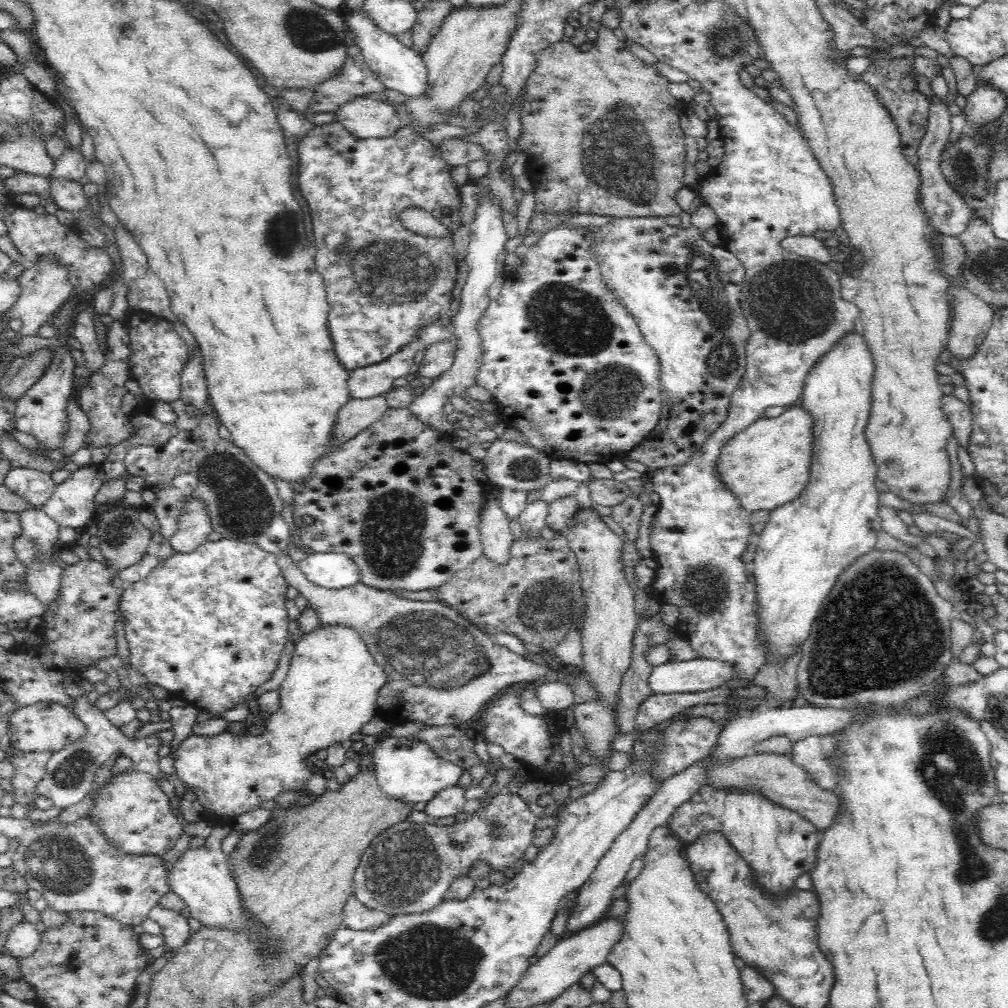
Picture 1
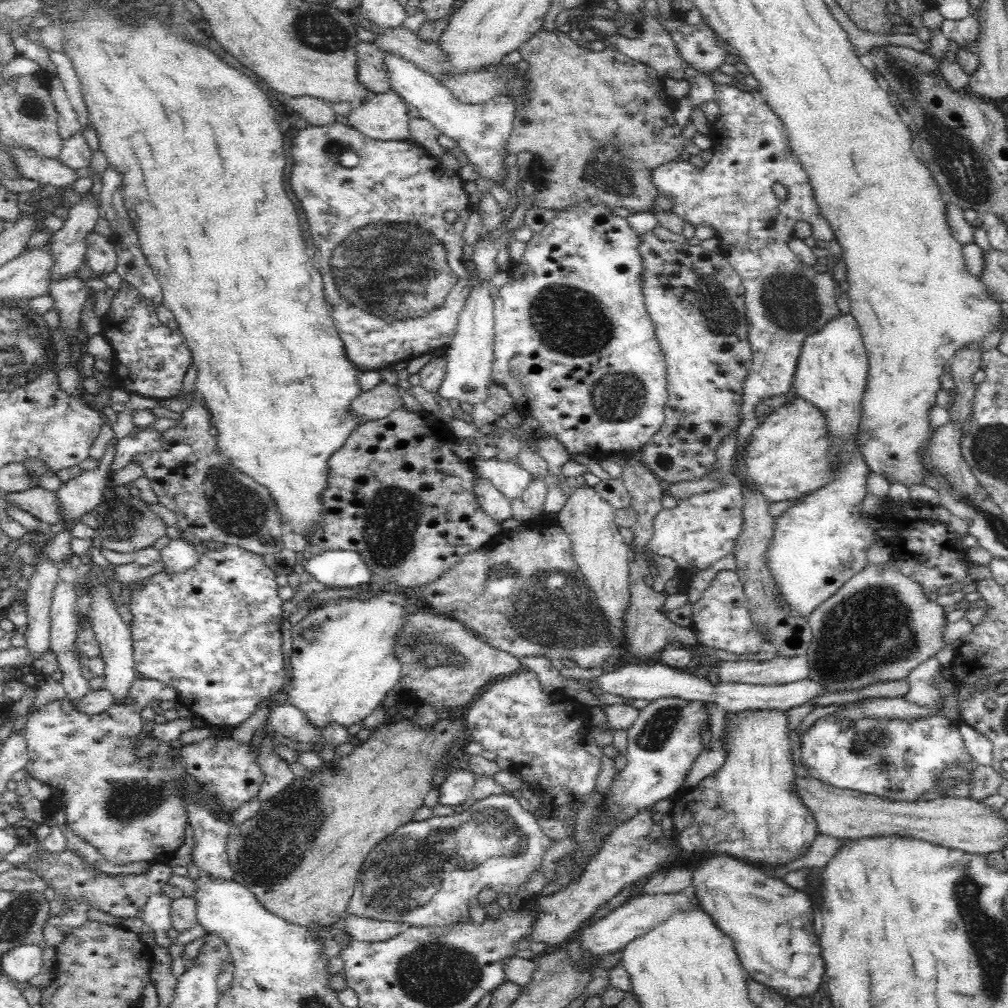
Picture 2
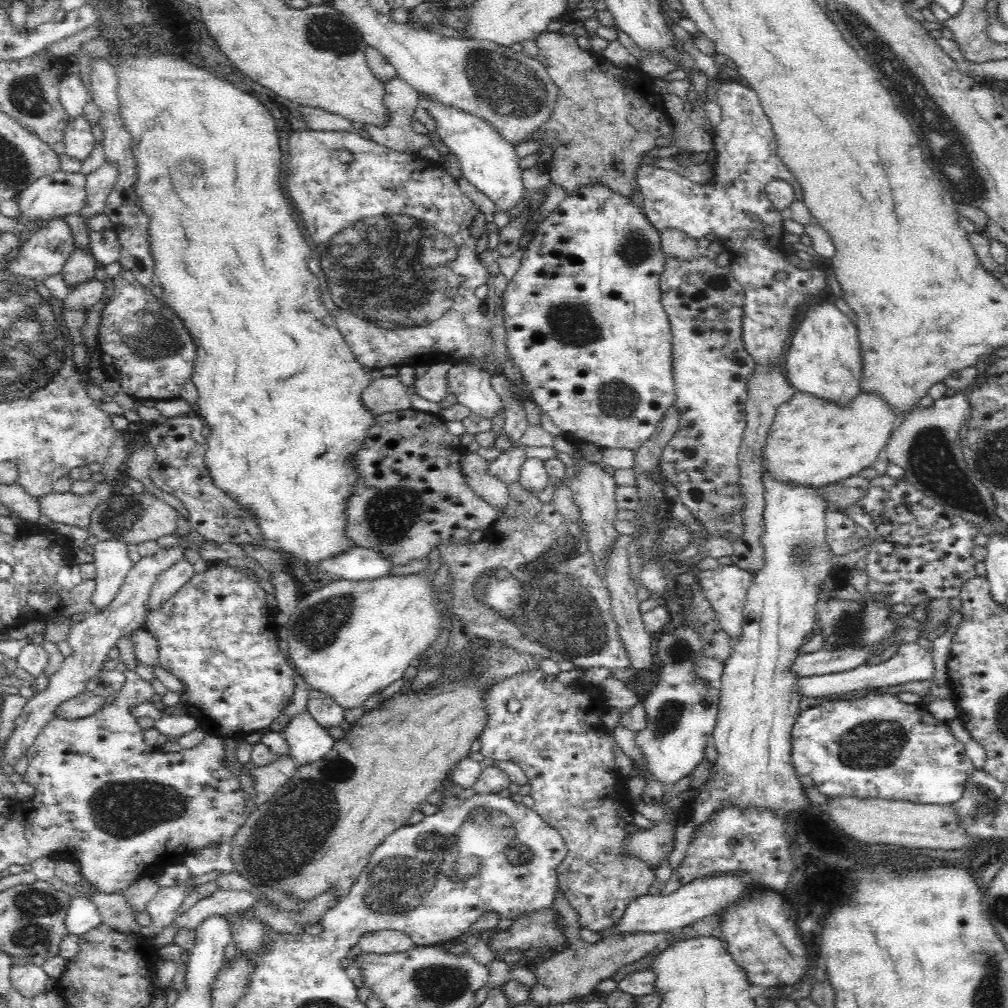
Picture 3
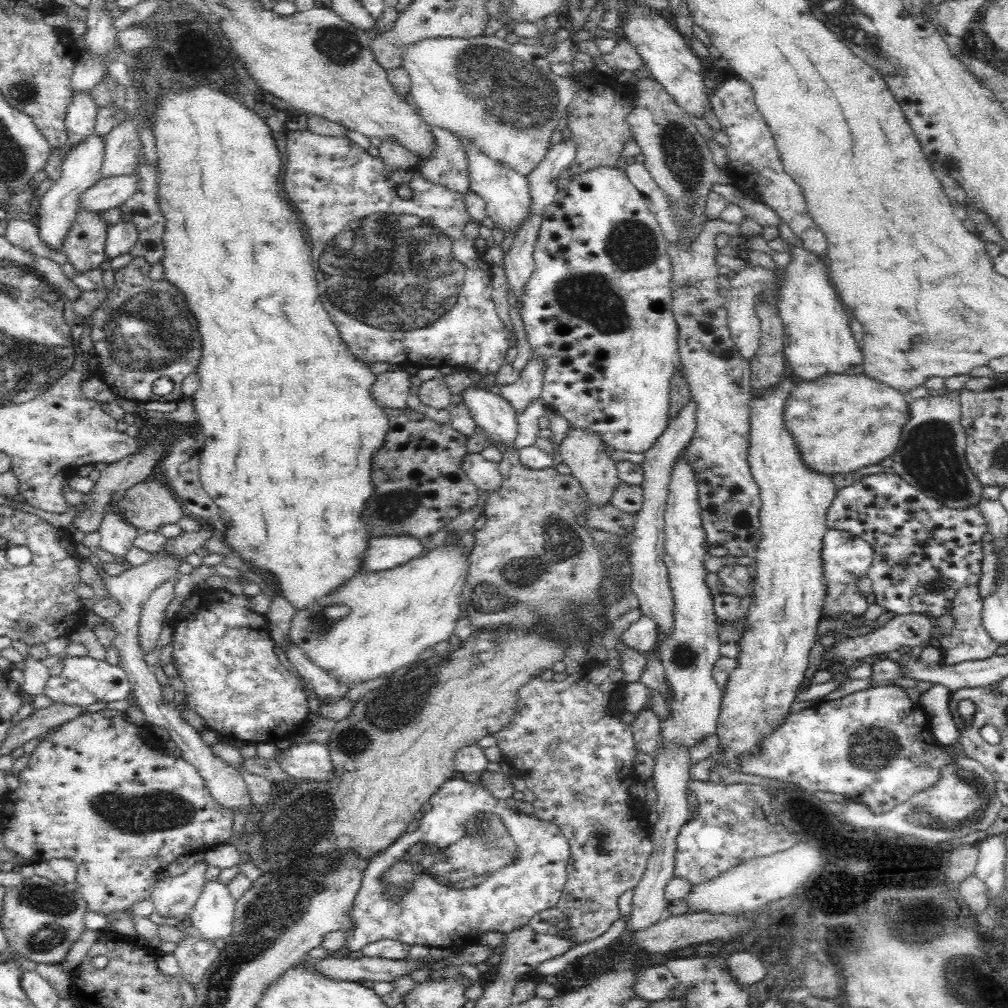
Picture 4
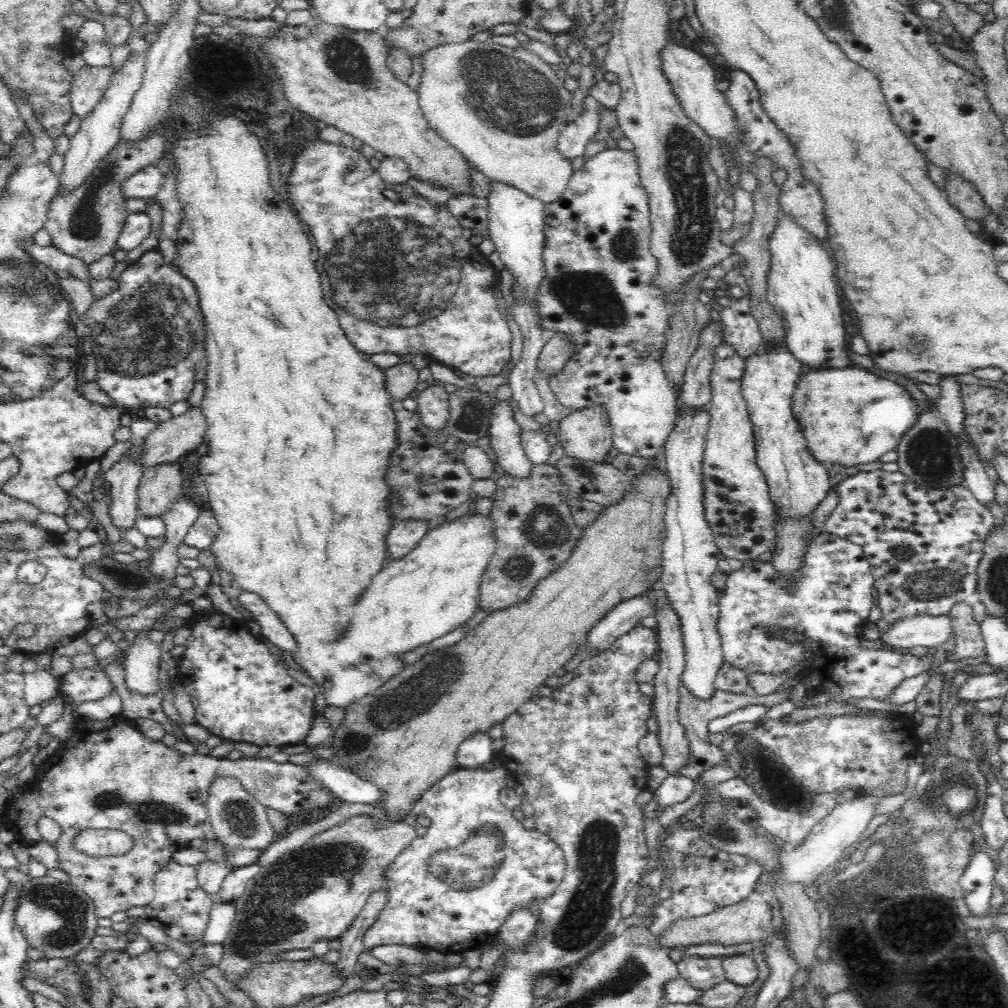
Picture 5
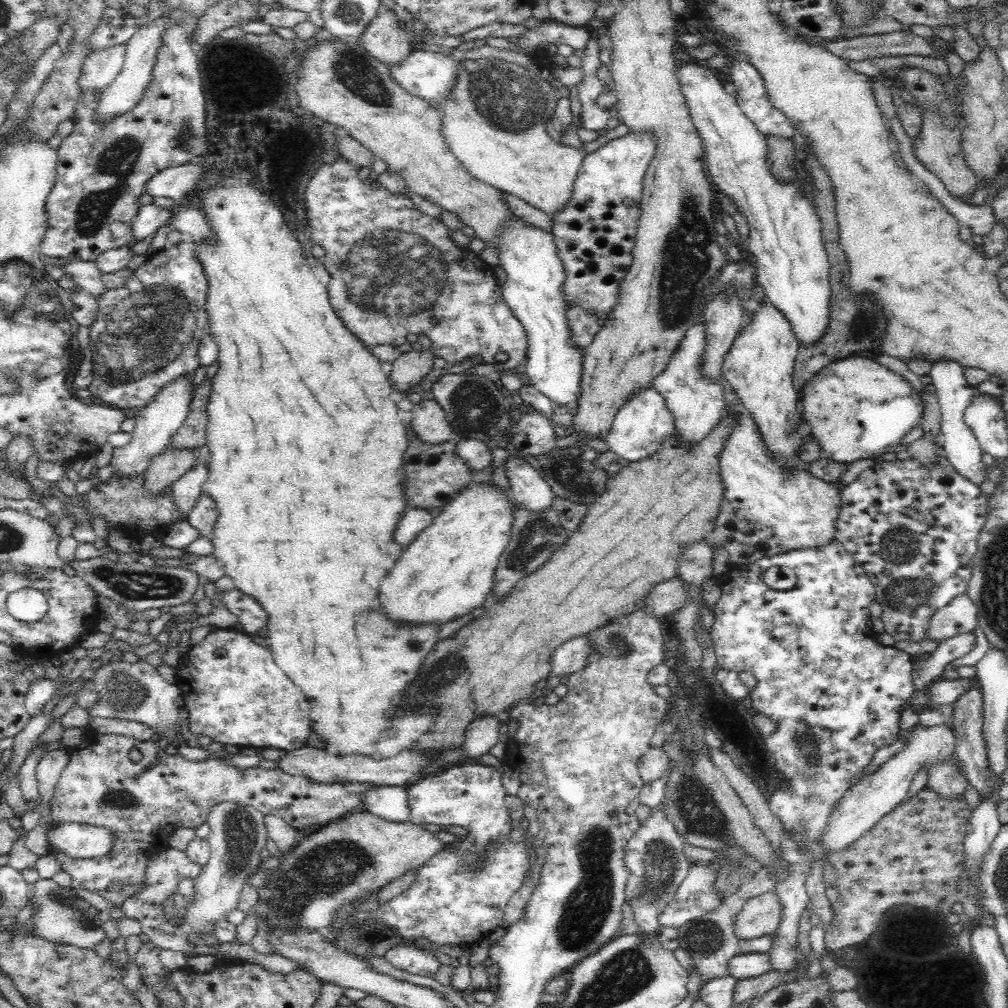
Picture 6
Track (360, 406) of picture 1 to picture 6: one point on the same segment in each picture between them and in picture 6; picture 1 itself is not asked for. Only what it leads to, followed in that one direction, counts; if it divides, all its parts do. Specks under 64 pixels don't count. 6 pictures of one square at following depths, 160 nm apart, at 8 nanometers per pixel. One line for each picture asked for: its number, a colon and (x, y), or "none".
2: (376, 403)
3: (386, 394)
4: (391, 389)
5: (401, 379)
6: (413, 366)

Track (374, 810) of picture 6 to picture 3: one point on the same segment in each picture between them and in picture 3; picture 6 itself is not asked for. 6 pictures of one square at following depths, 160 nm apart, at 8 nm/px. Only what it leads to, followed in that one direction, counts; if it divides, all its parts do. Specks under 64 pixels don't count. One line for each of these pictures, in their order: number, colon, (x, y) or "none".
3: (308, 742)
4: (310, 760)
5: (350, 788)

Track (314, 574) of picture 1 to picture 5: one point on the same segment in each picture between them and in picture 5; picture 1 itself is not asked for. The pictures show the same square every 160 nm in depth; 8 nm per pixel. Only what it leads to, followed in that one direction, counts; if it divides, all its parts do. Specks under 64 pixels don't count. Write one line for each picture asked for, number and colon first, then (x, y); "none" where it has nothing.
2: (333, 568)
3: (358, 564)
4: (386, 552)
5: (404, 535)

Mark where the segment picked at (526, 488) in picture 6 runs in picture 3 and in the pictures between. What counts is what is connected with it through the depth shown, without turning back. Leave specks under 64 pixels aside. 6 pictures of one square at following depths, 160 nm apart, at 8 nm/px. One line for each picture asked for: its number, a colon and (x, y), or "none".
3: (471, 385)
4: (497, 418)
5: (505, 433)

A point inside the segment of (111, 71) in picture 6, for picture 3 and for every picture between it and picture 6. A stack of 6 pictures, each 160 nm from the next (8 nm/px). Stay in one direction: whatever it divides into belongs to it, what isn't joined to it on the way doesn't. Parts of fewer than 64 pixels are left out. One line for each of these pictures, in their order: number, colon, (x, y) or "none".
3: (79, 142)
4: (81, 114)
5: (89, 83)

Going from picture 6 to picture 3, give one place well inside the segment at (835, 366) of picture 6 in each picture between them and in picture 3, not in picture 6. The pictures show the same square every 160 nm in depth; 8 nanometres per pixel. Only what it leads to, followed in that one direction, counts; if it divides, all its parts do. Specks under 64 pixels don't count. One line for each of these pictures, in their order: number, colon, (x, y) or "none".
3: (811, 442)
4: (842, 422)
5: (848, 416)

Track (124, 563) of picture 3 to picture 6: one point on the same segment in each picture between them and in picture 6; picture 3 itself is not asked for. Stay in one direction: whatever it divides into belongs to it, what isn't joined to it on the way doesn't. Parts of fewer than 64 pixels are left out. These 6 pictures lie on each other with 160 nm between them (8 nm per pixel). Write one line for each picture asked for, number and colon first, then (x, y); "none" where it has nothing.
4: (117, 536)
5: (123, 477)
6: (156, 424)

